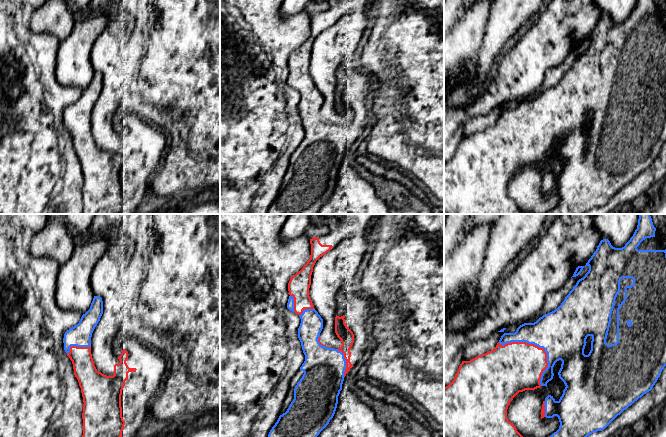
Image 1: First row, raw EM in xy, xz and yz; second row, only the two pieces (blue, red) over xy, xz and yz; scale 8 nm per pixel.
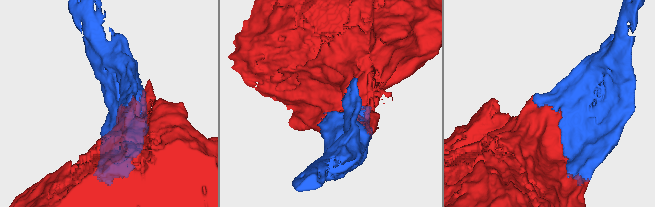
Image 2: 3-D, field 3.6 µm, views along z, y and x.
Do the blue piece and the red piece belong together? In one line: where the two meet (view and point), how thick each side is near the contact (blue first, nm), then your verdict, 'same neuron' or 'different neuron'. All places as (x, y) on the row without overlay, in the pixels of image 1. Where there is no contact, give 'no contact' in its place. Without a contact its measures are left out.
meets blue in yz at (539, 123); 400 nm thick on the blue side, 400 nm on the other; same neuron

